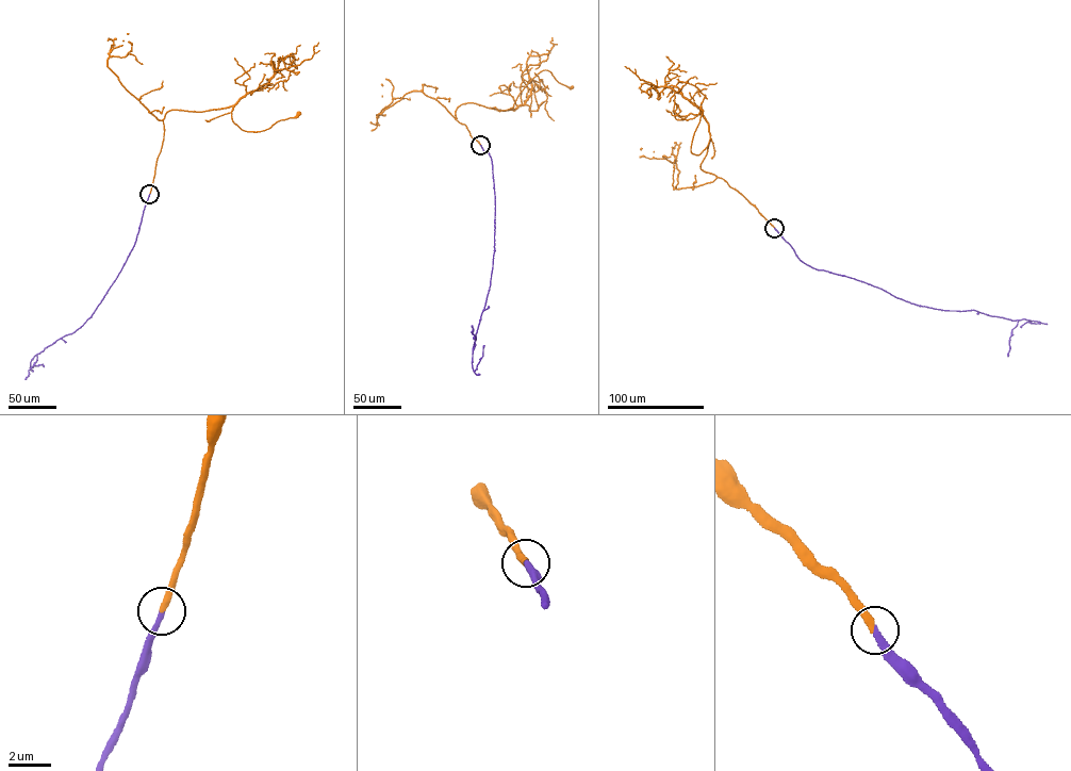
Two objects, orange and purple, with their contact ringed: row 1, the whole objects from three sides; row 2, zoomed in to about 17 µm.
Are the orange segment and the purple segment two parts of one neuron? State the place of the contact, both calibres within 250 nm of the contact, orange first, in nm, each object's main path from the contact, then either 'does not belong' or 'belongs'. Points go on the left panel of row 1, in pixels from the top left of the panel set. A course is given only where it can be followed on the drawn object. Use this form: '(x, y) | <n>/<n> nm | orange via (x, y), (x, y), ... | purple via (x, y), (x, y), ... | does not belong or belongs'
(149, 194) | 320/280 nm | orange via (149, 194), (167, 111), (228, 108), (267, 82), (270, 61), (275, 70), (299, 64), (318, 43) | purple via (149, 194), (136, 240), (121, 269), (82, 326), (45, 348), (30, 362), (32, 366), (44, 366) | belongs

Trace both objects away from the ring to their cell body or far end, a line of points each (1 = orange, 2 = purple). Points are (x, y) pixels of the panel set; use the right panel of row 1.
1: (774, 228), (726, 181), (701, 168), (710, 134), (698, 109), (673, 85), (658, 99), (653, 84), (625, 66)
2: (774, 228), (800, 260), (811, 267), (862, 281), (911, 304), (1040, 323), (1027, 322), (1021, 327)

